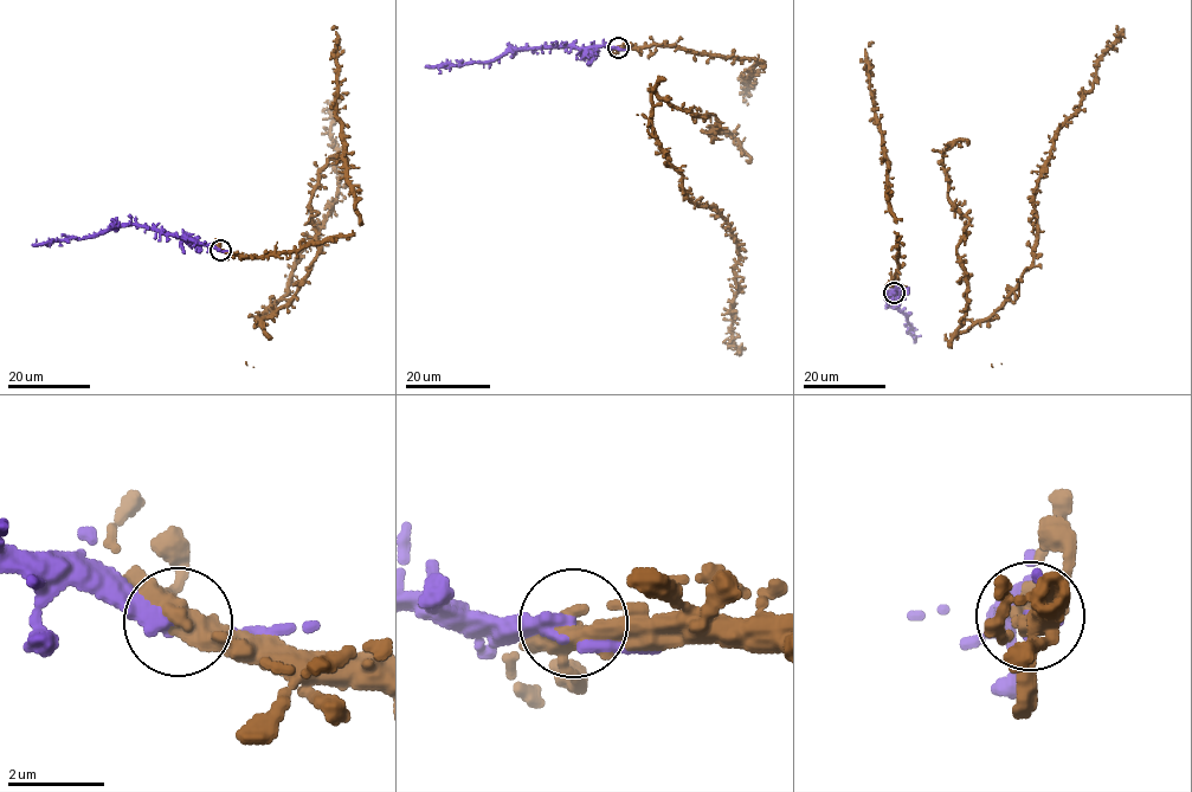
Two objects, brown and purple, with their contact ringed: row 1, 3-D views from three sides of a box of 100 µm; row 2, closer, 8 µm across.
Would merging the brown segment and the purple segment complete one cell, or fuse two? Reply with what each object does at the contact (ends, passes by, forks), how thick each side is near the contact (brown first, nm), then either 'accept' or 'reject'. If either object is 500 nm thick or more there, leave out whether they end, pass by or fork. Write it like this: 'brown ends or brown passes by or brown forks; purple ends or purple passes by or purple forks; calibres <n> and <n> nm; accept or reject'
brown forks; purple passes by; calibres 380 and 280 nm; accept

